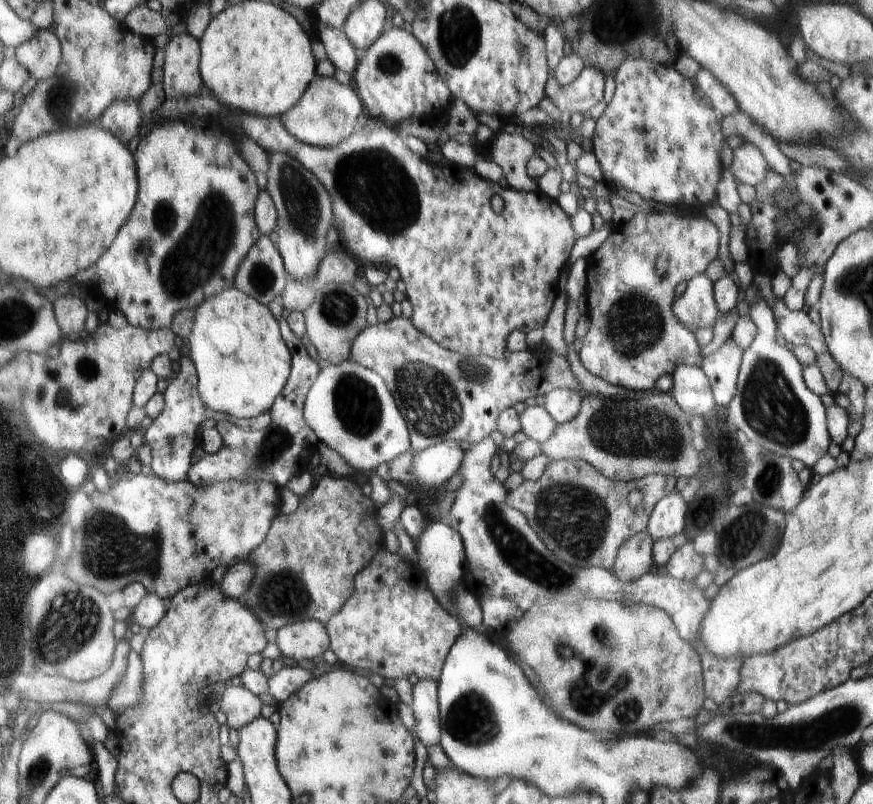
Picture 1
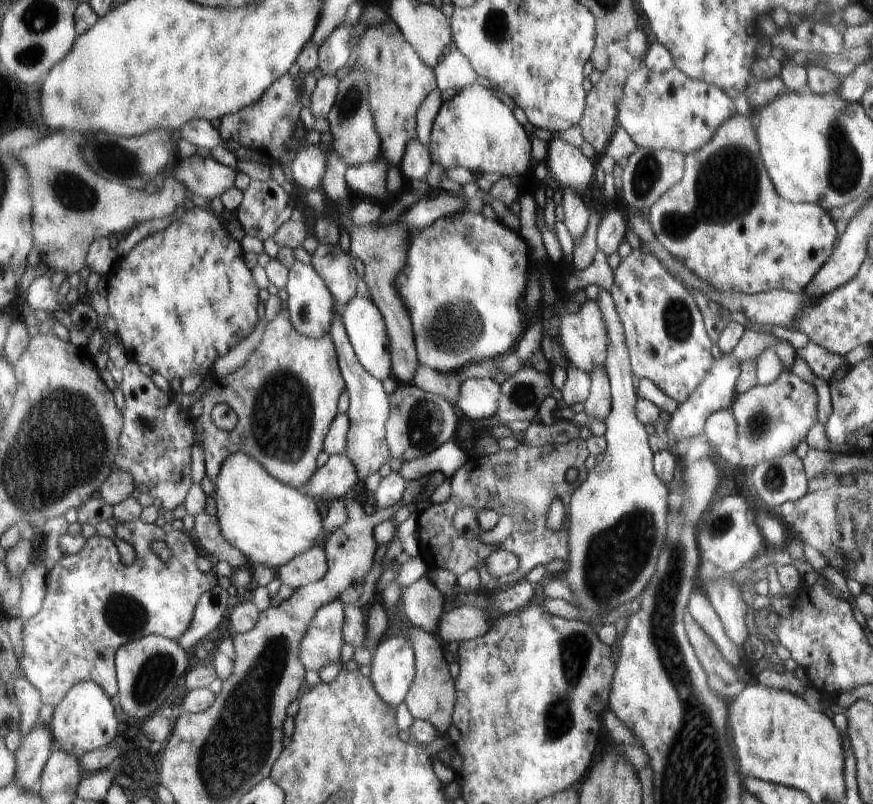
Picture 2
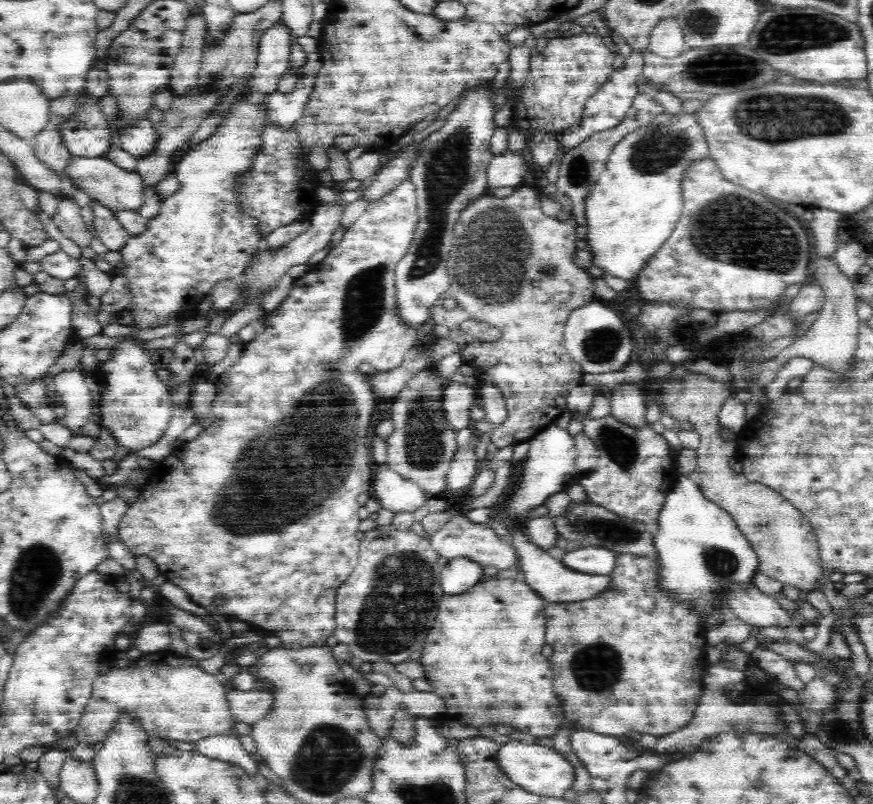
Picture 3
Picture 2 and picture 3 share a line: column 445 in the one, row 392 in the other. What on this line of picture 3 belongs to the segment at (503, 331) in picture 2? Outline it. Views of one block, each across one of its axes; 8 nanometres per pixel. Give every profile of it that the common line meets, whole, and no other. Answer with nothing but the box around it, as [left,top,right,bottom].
[119,179,418,649]

